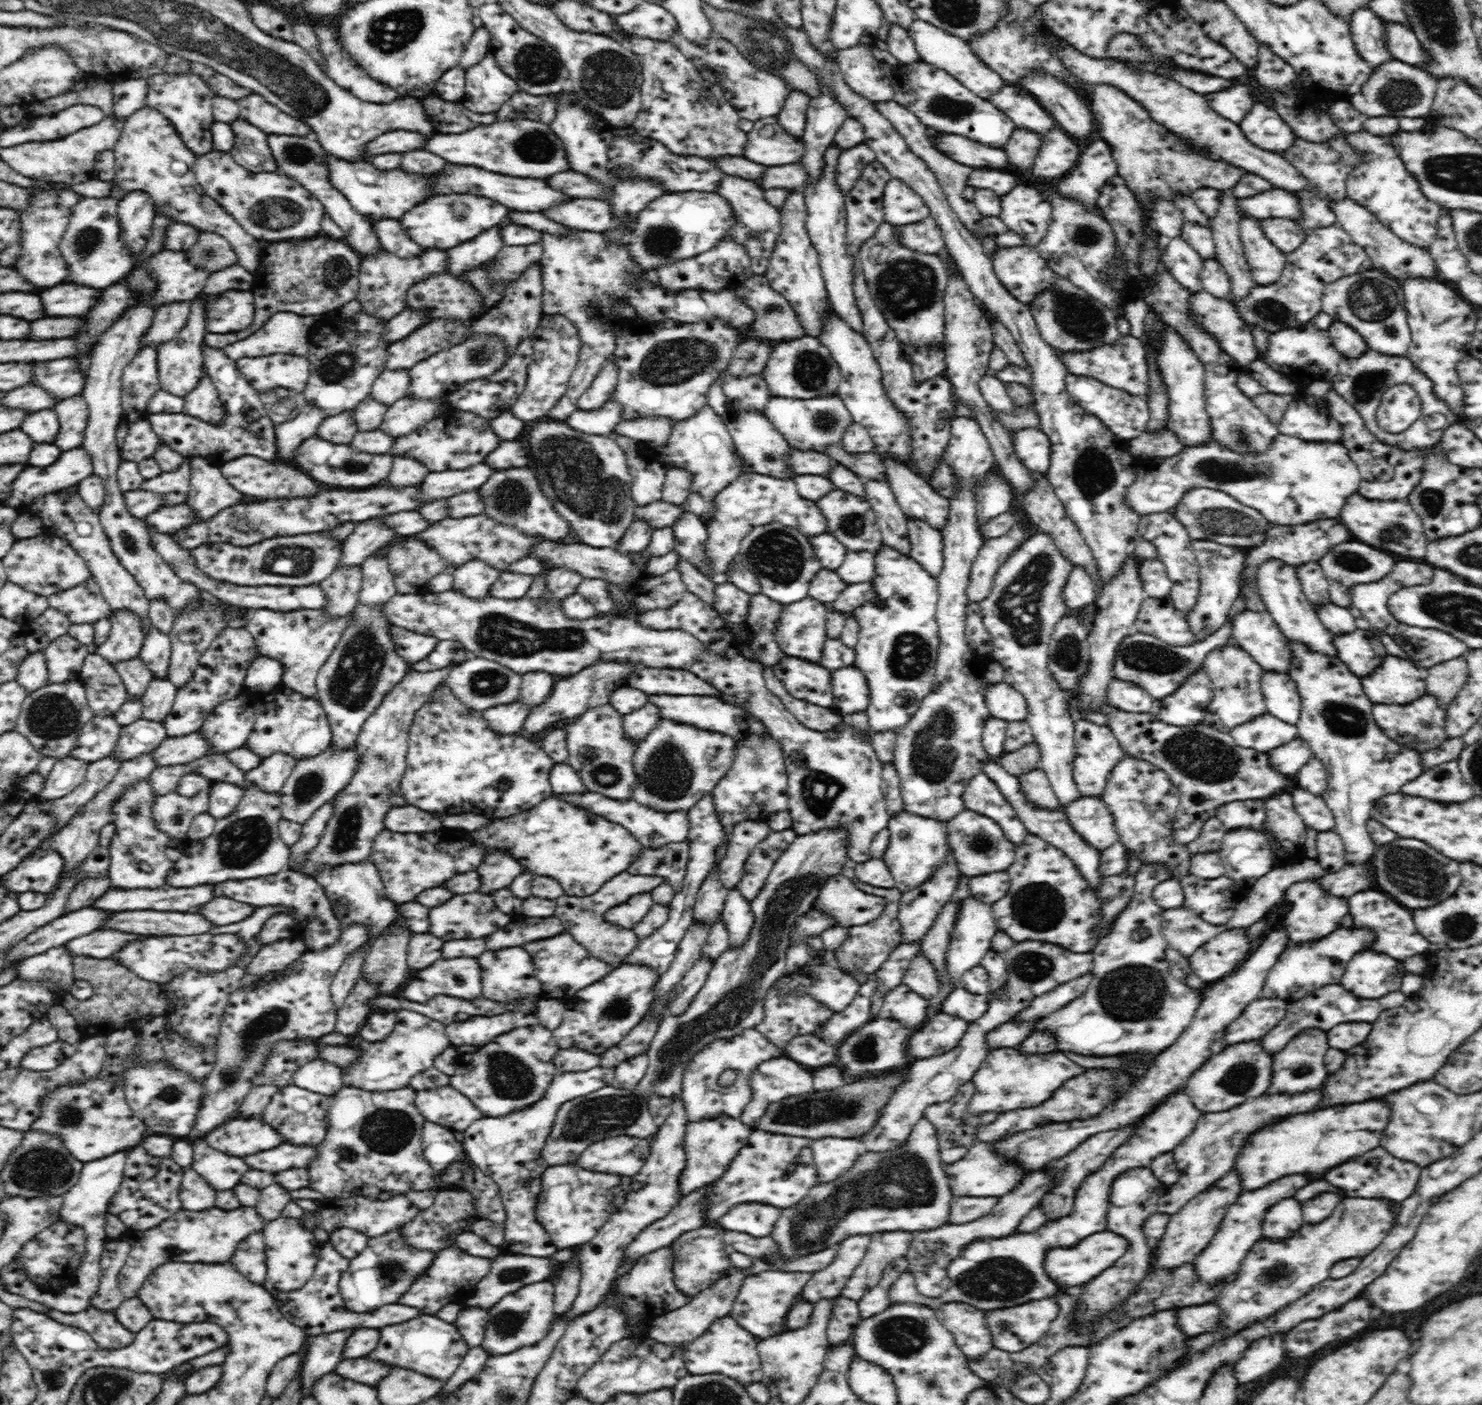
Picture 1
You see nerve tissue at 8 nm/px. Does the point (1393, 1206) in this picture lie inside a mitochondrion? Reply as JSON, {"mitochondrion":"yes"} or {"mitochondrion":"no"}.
{"mitochondrion":"no"}

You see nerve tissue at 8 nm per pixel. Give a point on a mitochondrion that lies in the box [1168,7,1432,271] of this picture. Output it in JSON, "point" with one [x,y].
{"point":[1400,94]}

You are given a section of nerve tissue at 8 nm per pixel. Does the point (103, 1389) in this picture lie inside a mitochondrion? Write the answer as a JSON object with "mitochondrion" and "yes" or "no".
{"mitochondrion":"yes"}

